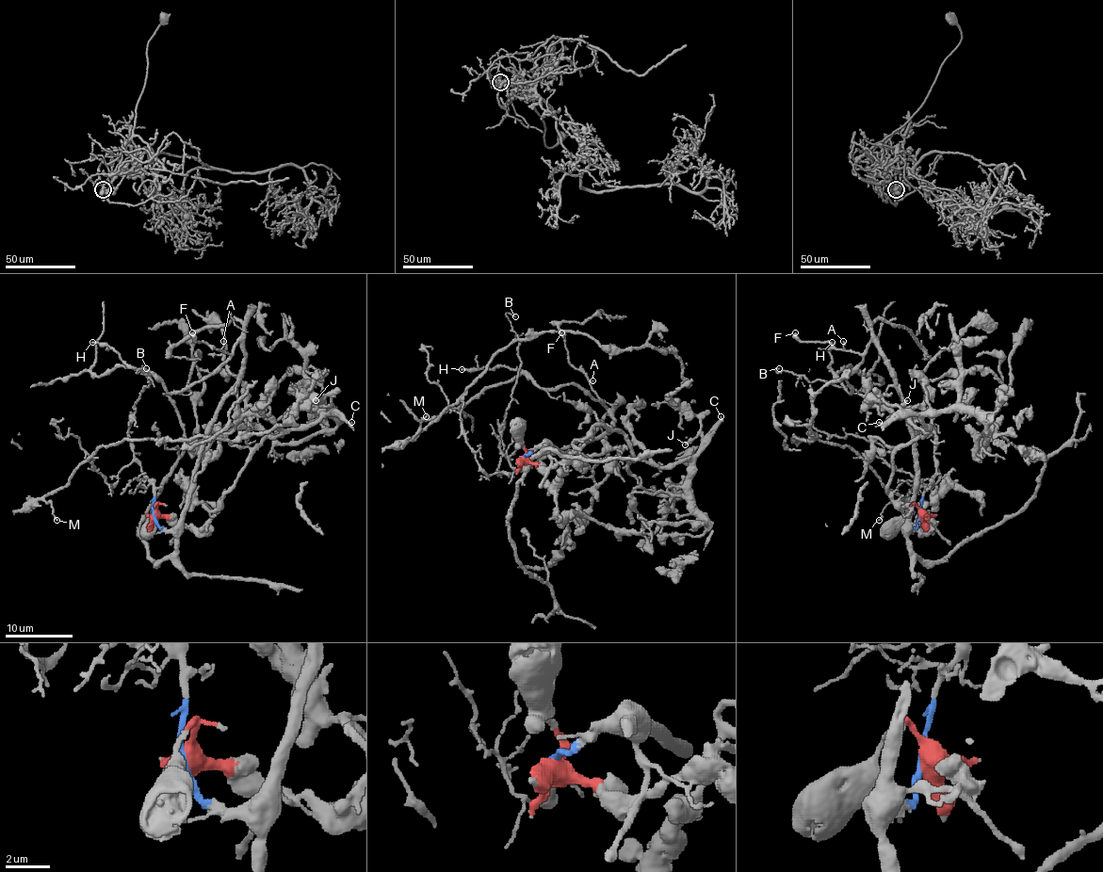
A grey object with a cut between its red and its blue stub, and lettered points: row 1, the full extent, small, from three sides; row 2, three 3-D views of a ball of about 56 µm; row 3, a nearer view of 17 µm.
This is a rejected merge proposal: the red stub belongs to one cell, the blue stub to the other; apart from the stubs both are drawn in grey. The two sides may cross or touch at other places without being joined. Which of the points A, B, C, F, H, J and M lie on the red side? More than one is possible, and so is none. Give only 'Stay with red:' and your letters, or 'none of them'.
Stay with red: C, J

